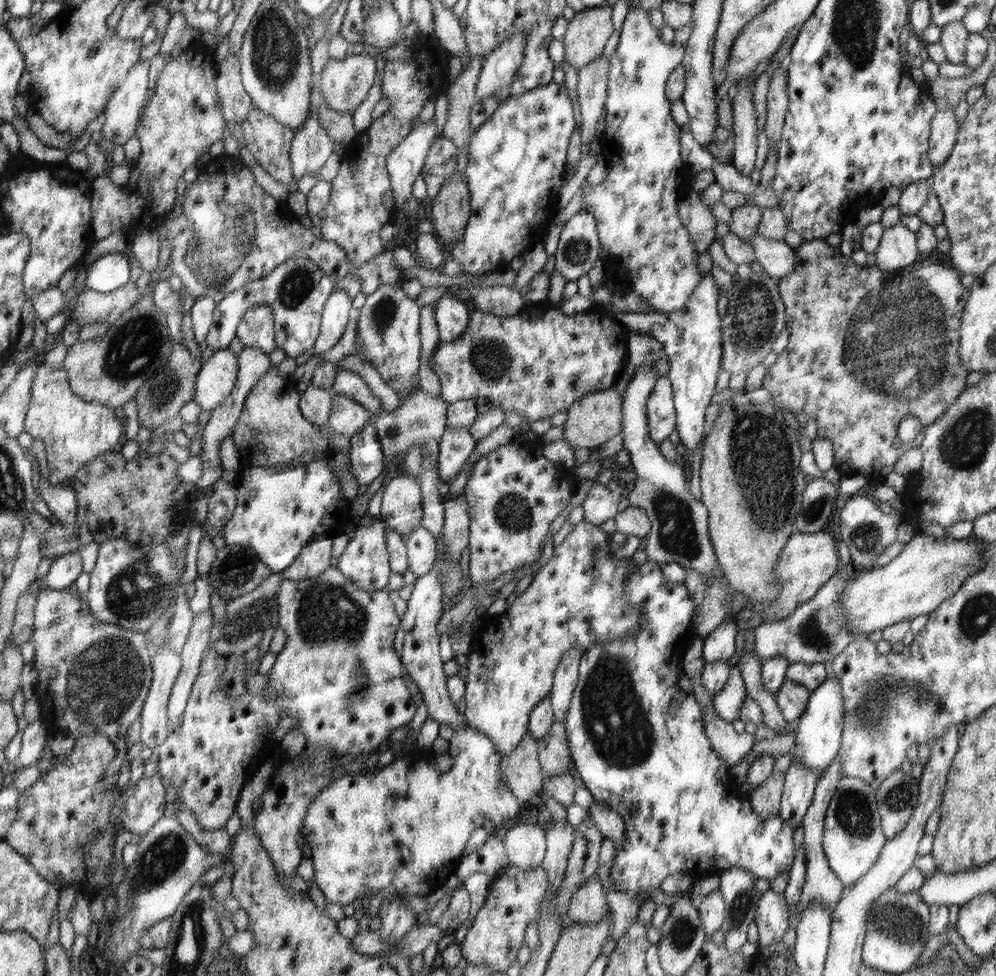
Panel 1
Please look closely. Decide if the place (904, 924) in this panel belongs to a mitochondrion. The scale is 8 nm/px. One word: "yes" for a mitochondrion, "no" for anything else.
yes

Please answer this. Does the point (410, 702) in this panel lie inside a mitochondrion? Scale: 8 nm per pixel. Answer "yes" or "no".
no

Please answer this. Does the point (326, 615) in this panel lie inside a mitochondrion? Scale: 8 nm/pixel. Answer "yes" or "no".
yes

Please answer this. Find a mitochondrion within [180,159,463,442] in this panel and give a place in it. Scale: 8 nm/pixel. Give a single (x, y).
(214, 258)

